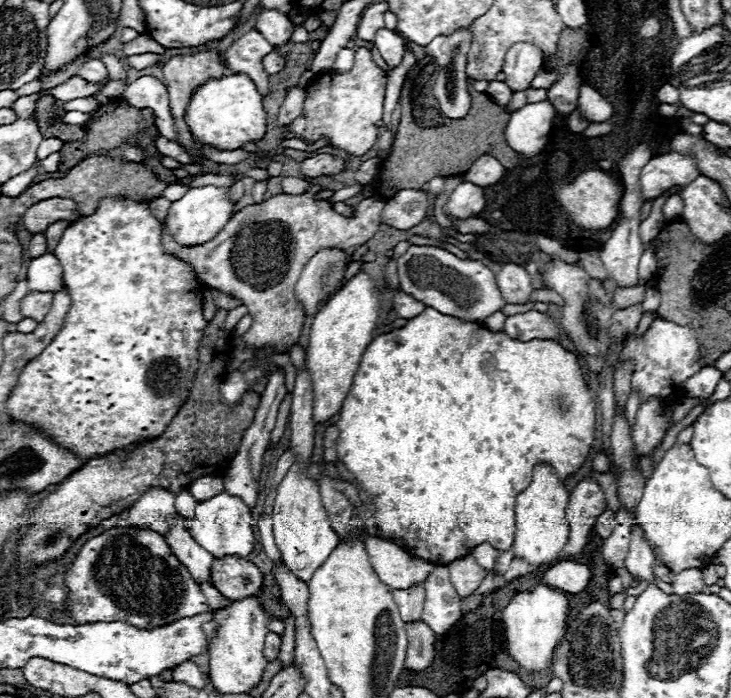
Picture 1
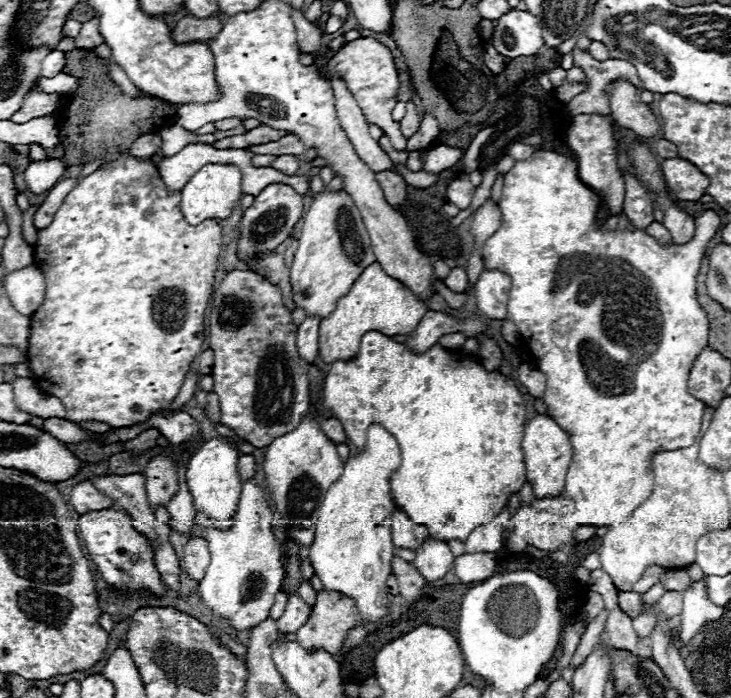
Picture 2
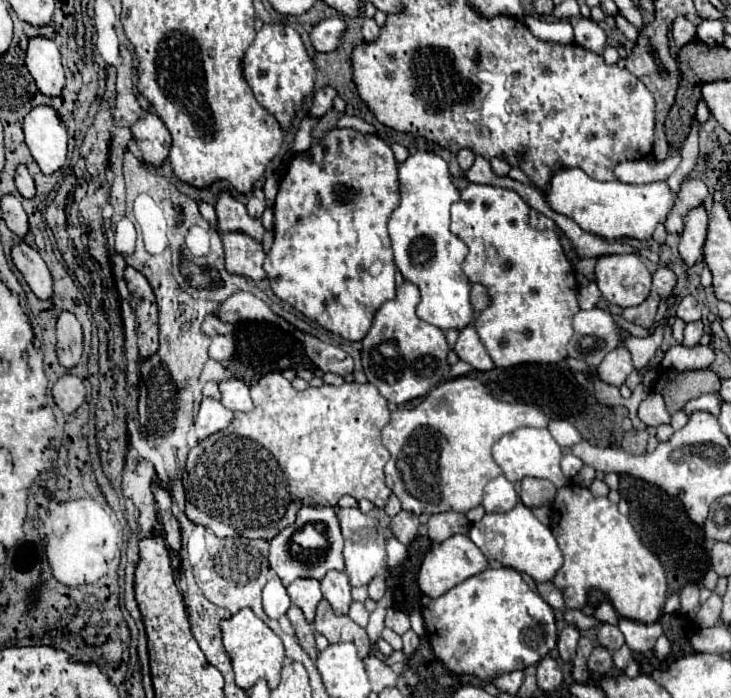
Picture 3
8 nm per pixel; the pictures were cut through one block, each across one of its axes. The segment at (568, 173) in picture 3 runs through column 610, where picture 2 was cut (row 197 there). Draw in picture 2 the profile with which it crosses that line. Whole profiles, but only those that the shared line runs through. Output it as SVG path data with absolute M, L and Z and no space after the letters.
M206 164L206 166L202 166L180 192L180 196L182 196L180 208L182 208L186 222L196 226L208 218L216 218L216 220L228 218L232 214L232 210L236 208L238 200L242 198L240 182L242 182L242 174L232 164Z

